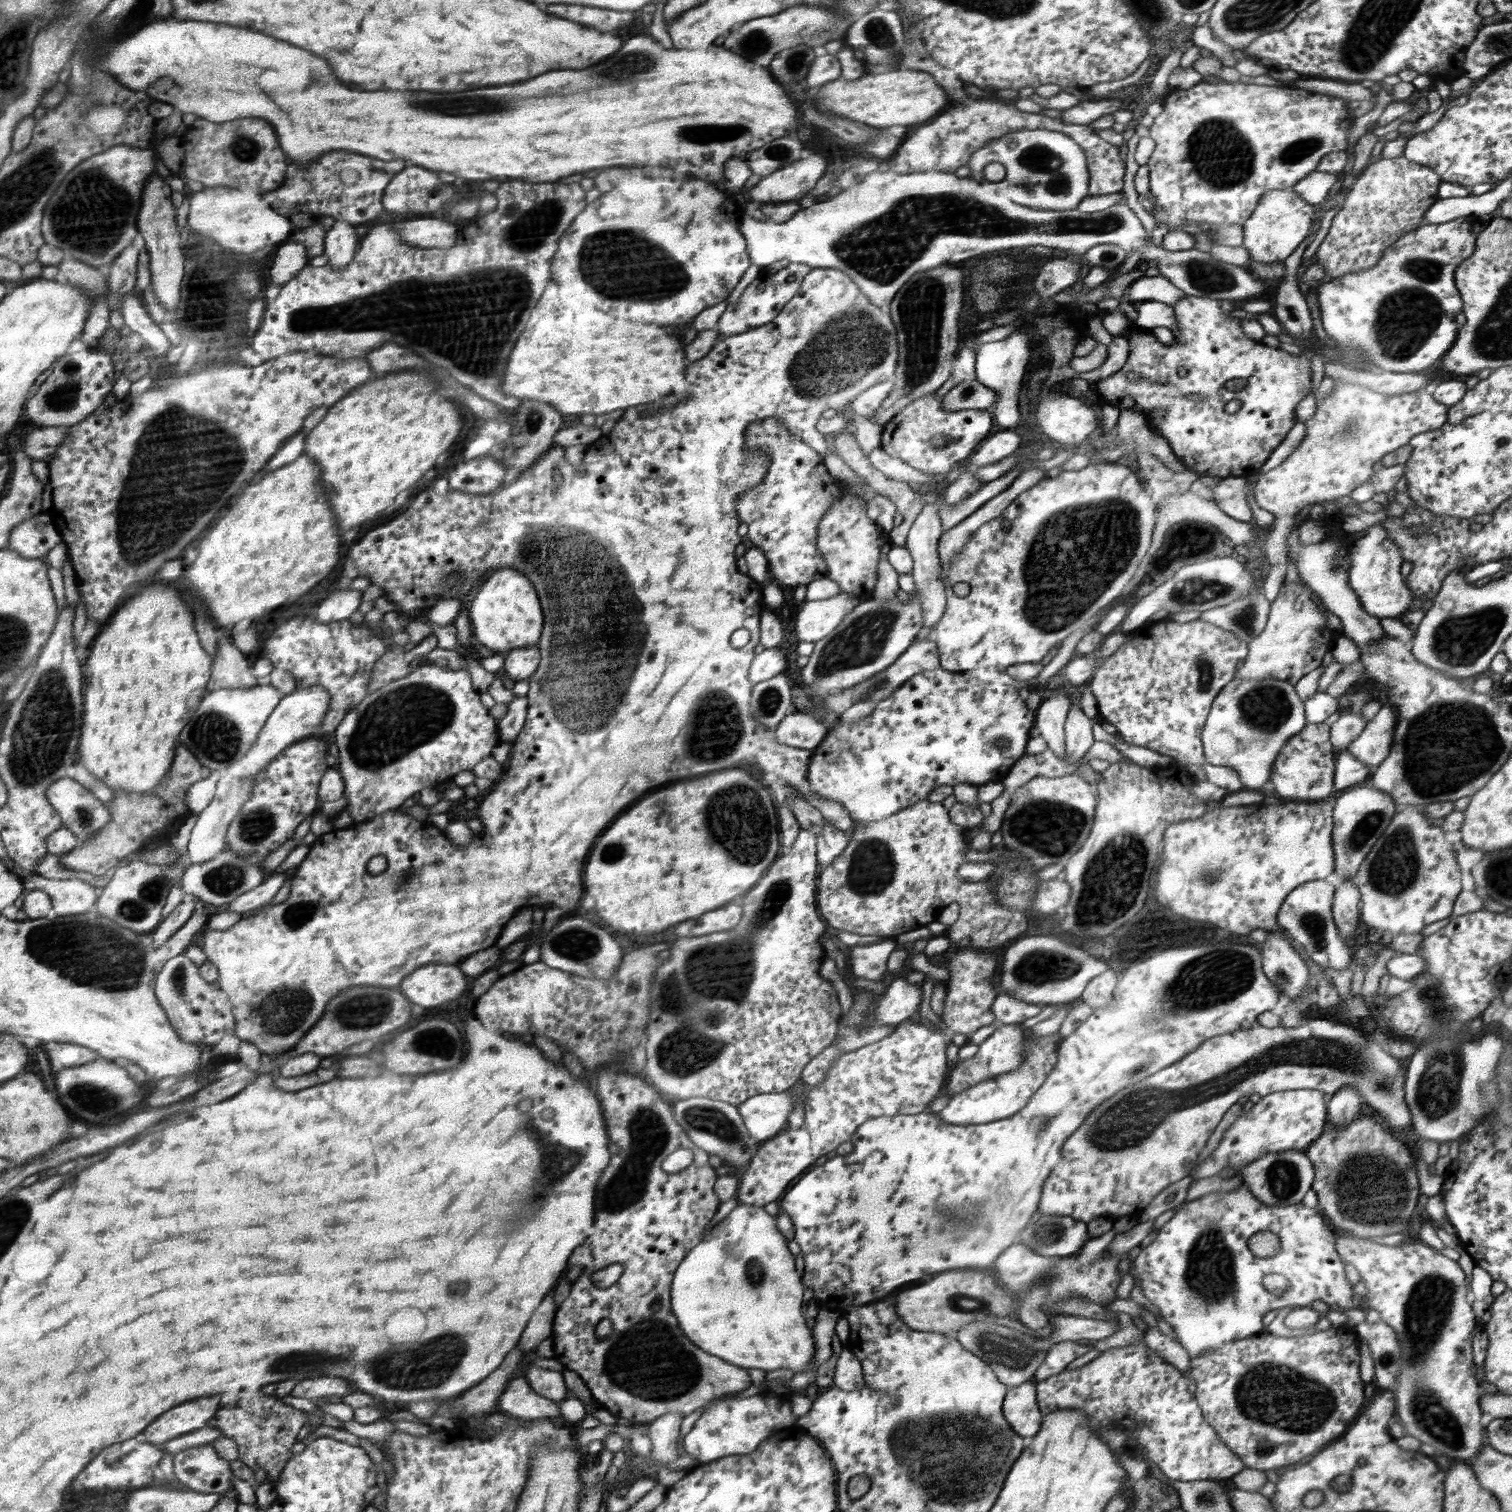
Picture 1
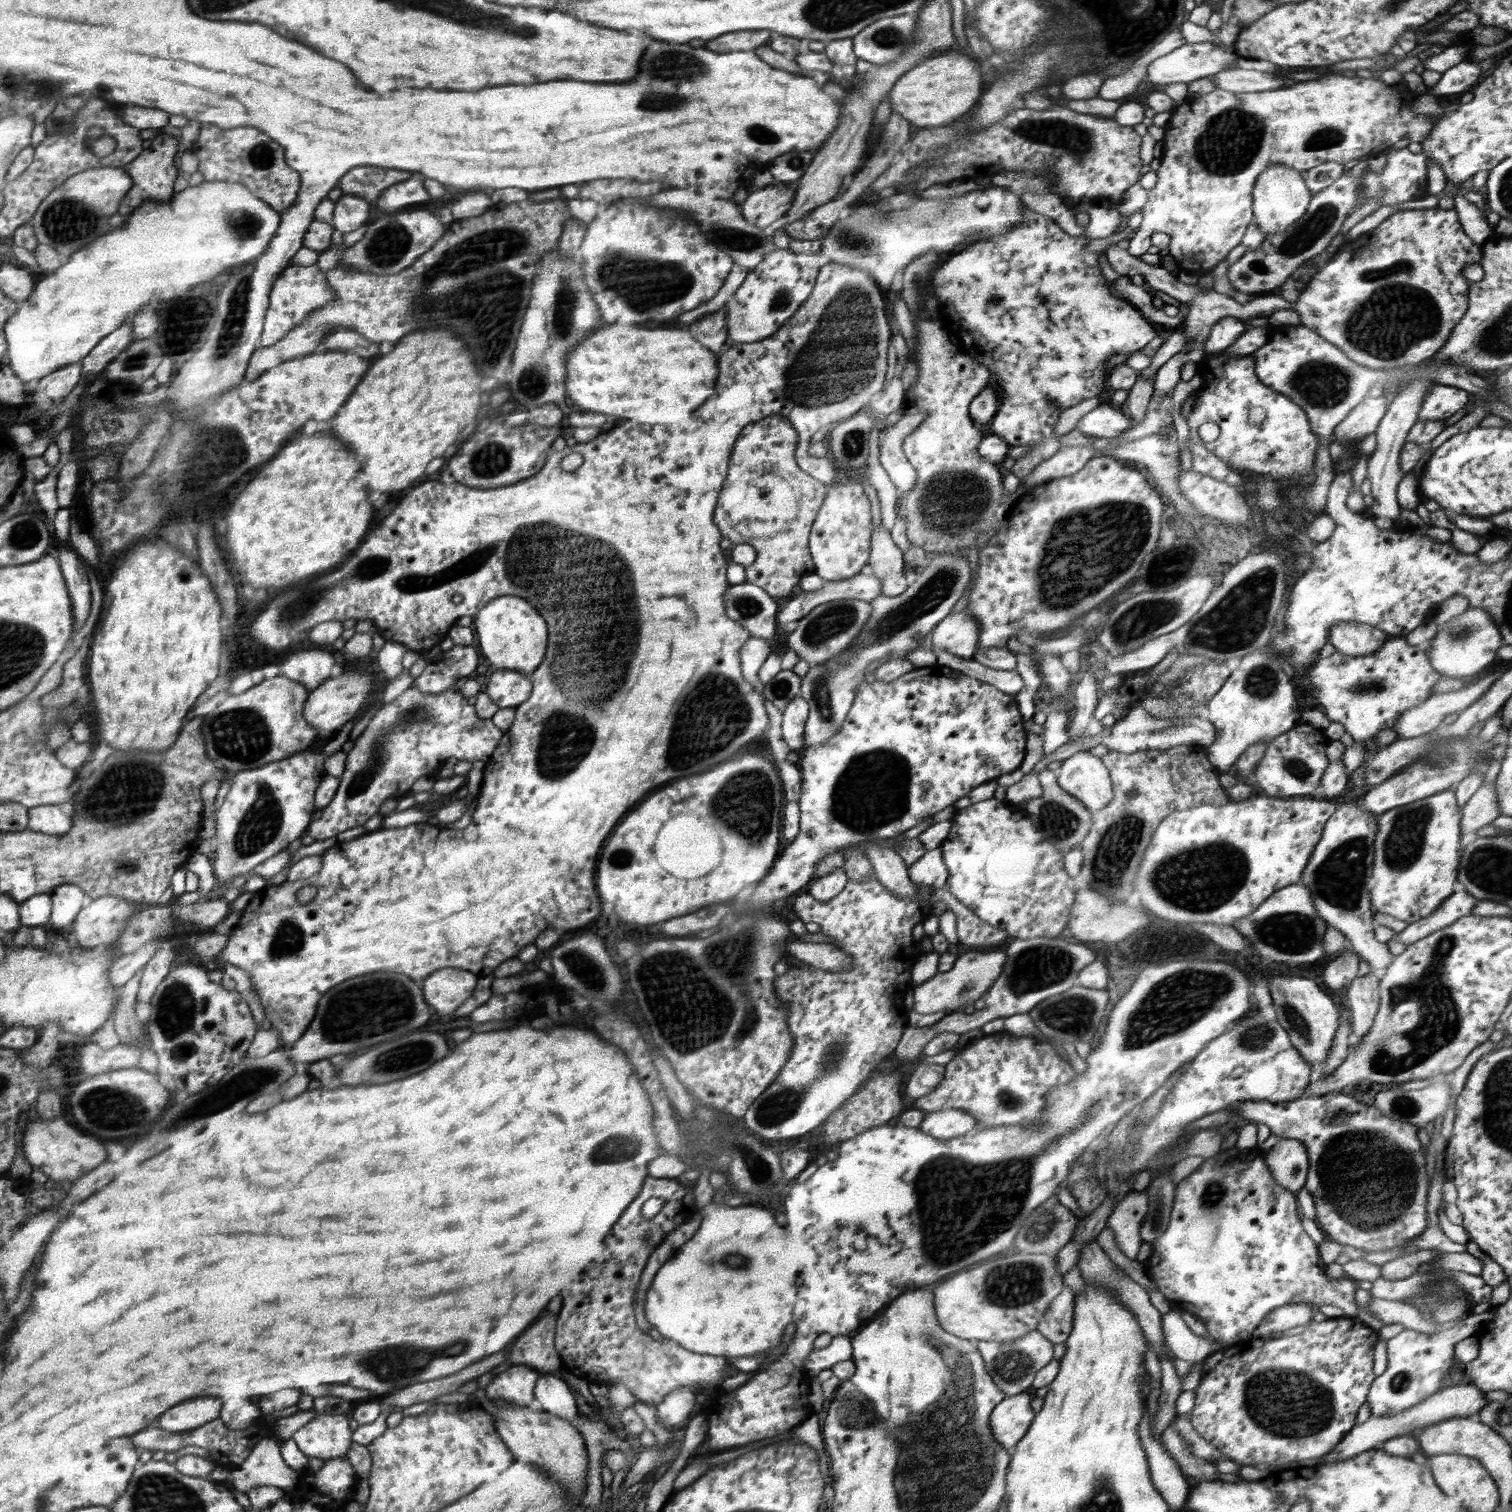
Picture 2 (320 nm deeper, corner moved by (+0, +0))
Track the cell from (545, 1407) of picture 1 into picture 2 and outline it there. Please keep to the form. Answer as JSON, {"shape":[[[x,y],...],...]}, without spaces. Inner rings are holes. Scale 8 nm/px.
{"shape":[[[514,1365],[507,1370],[495,1375],[485,1386],[488,1398],[520,1403],[524,1406],[536,1406],[535,1390],[538,1374],[534,1368],[524,1368],[524,1365]]]}

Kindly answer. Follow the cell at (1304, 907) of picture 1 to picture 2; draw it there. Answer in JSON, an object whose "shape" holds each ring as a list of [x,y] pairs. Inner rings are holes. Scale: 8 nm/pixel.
{"shape":[[[1294,883],[1285,886],[1266,898],[1253,913],[1240,917],[1233,927],[1248,940],[1249,948],[1262,958],[1278,963],[1311,963],[1324,956],[1322,939],[1326,929],[1330,927],[1327,922],[1318,916],[1313,898],[1307,886]]]}

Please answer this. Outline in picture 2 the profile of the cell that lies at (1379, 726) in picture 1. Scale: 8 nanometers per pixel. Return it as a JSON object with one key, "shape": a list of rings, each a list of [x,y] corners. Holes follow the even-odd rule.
{"shape":[[[1496,670],[1496,672],[1482,676],[1478,682],[1466,685],[1460,690],[1443,692],[1442,694],[1431,694],[1424,702],[1420,702],[1418,706],[1410,708],[1410,710],[1401,714],[1392,729],[1399,736],[1398,739],[1416,738],[1417,736],[1432,732],[1442,724],[1446,716],[1454,714],[1454,712],[1459,714],[1471,706],[1471,704],[1474,704],[1496,682],[1496,679],[1500,678],[1500,675],[1500,670]]]}

